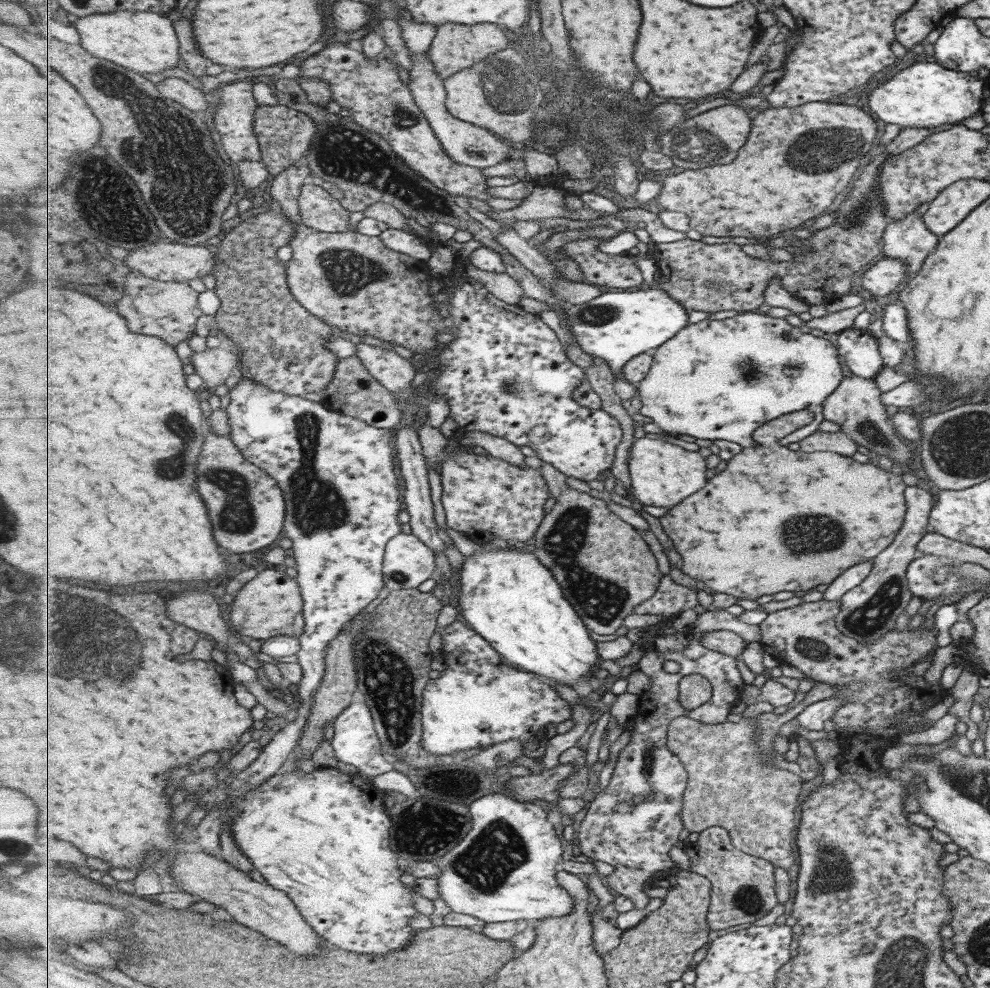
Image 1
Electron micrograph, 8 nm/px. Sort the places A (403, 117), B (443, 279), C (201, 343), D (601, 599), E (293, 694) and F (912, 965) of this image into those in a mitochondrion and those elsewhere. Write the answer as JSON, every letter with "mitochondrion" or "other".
{"A":"mitochondrion","B":"other","C":"other","D":"mitochondrion","E":"other","F":"mitochondrion"}

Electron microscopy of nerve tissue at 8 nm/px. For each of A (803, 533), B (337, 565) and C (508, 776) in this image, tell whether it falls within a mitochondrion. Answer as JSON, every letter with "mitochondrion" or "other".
{"A":"mitochondrion","B":"other","C":"other"}

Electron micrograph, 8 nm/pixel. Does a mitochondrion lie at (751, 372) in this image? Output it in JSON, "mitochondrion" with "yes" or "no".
{"mitochondrion":"yes"}

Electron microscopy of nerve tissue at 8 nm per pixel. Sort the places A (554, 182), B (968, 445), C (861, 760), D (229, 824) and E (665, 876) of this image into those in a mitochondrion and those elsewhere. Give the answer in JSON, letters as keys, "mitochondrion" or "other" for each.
{"A":"other","B":"mitochondrion","C":"other","D":"other","E":"other"}

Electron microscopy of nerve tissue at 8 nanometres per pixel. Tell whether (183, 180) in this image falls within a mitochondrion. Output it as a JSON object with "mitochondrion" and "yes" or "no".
{"mitochondrion":"yes"}

